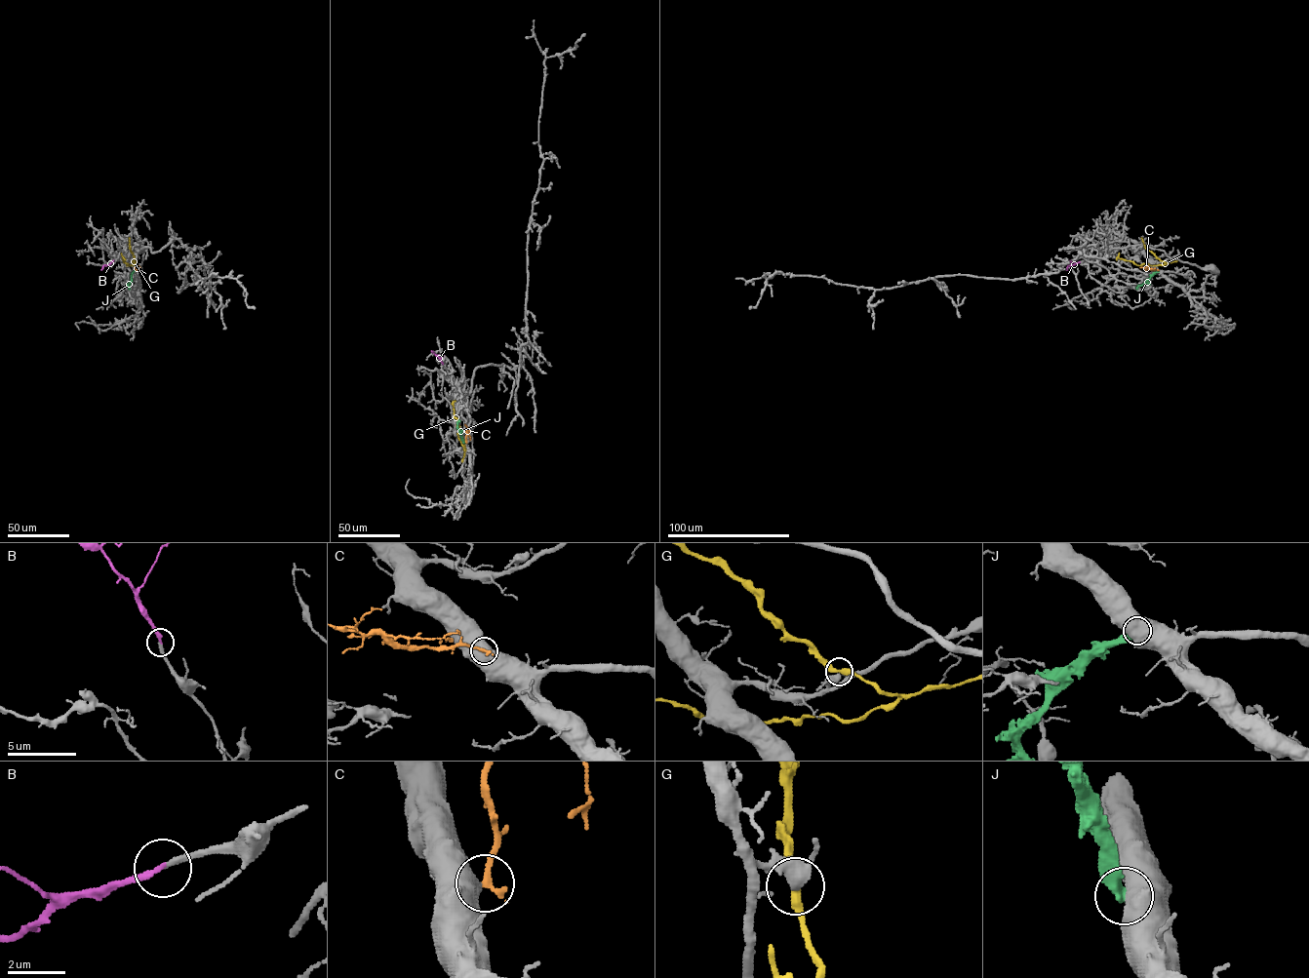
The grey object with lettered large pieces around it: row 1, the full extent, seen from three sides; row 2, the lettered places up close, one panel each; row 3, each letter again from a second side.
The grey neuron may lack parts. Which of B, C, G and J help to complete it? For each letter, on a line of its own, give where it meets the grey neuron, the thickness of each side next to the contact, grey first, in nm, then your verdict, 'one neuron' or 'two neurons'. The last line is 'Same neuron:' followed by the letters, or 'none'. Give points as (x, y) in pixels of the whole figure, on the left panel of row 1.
B: meets grey at (112, 262); 190 nm thick on the grey side, 200 nm on the other; one neuron
C: meets grey at (136, 270); 650 nm thick on the grey side, 280 nm on the other; one neuron
G: meets grey at (135, 260); 360 nm thick on the grey side, 340 nm on the other; one neuron
J: meets grey at (134, 271); 800 nm thick on the grey side, 480 nm on the other; two neurons
Same neuron: B, C, G

